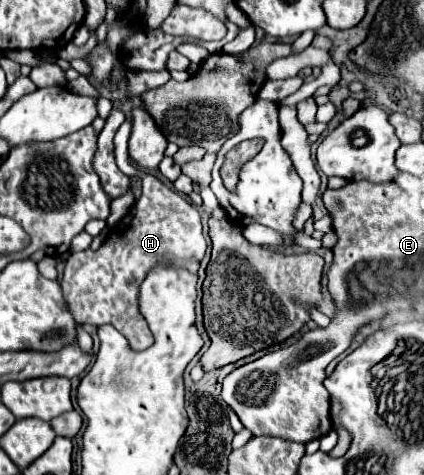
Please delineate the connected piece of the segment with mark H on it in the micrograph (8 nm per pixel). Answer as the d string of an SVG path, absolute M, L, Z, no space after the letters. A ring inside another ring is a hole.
M140 172L140 178L142 196L108 232L108 238L98 250L70 254L60 282L64 300L78 324L112 324L128 338L134 350L146 350L152 344L152 332L138 308L138 286L146 272L162 264L180 266L196 274L206 252L198 210L156 176Z

